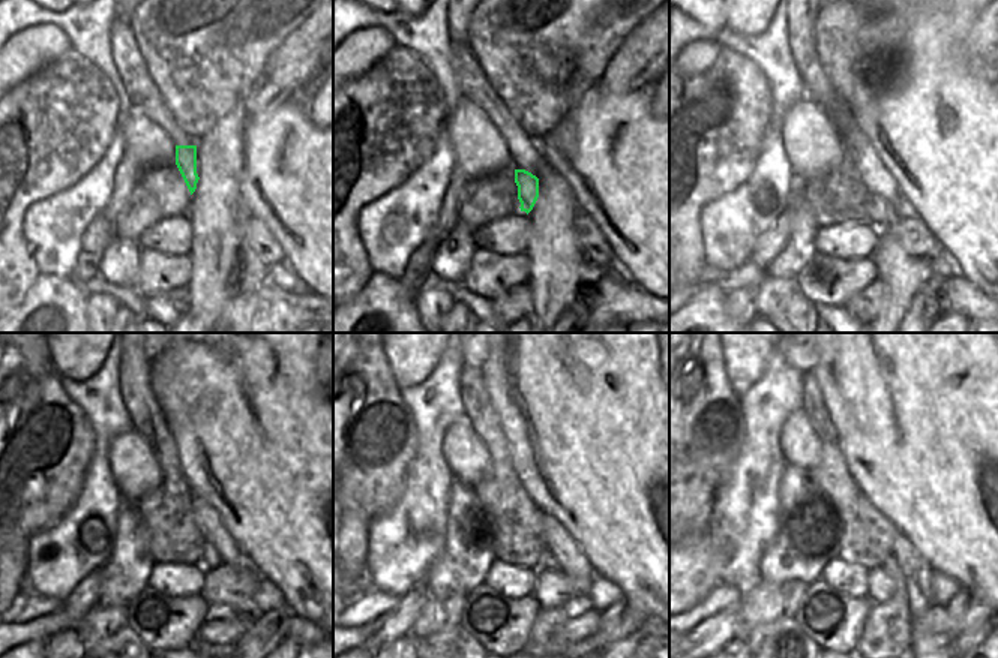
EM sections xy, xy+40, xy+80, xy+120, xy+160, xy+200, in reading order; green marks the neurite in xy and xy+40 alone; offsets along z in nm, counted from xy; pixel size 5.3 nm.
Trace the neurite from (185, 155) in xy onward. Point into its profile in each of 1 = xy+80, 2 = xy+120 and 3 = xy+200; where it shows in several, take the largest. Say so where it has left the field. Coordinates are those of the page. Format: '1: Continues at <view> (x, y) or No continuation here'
1: Continues at xy+80 (878, 213)
2: Continues at xy+120 (210, 559)
3: Continues at xy+200 (886, 634).

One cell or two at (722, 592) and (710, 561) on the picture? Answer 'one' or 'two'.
two

